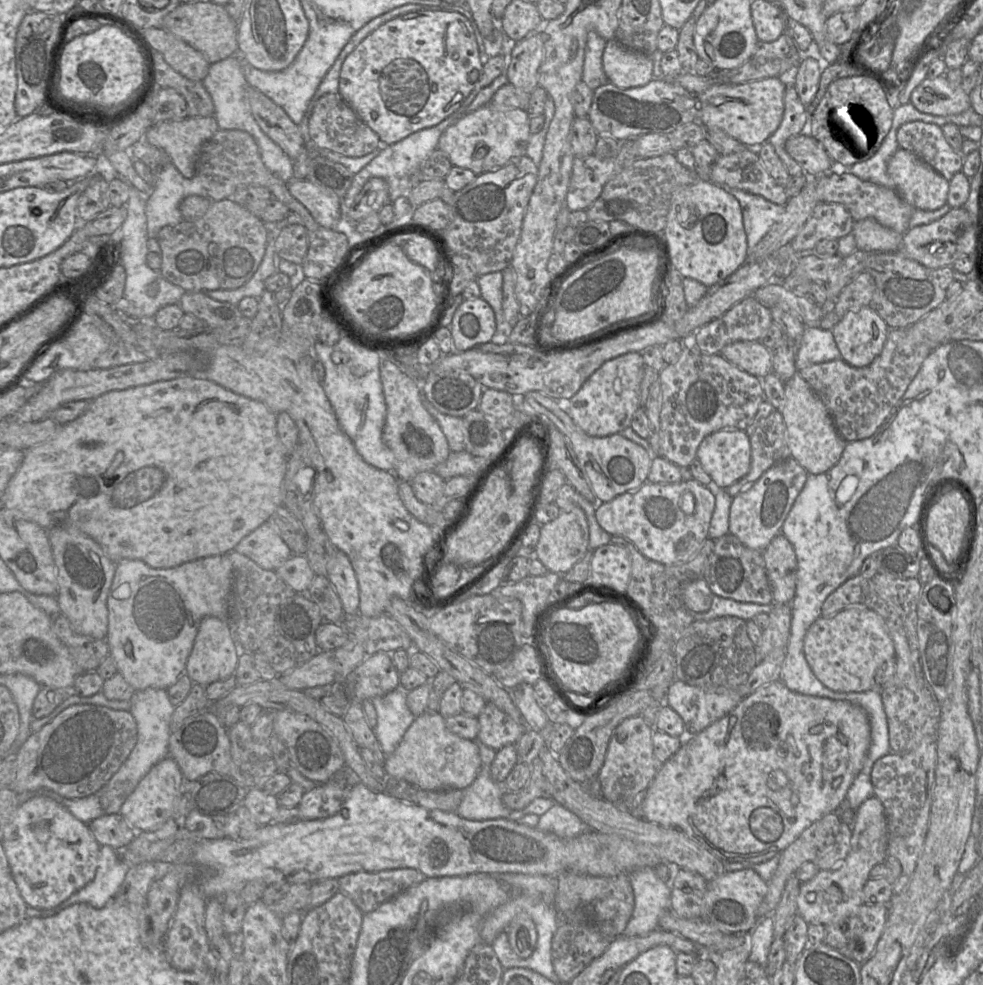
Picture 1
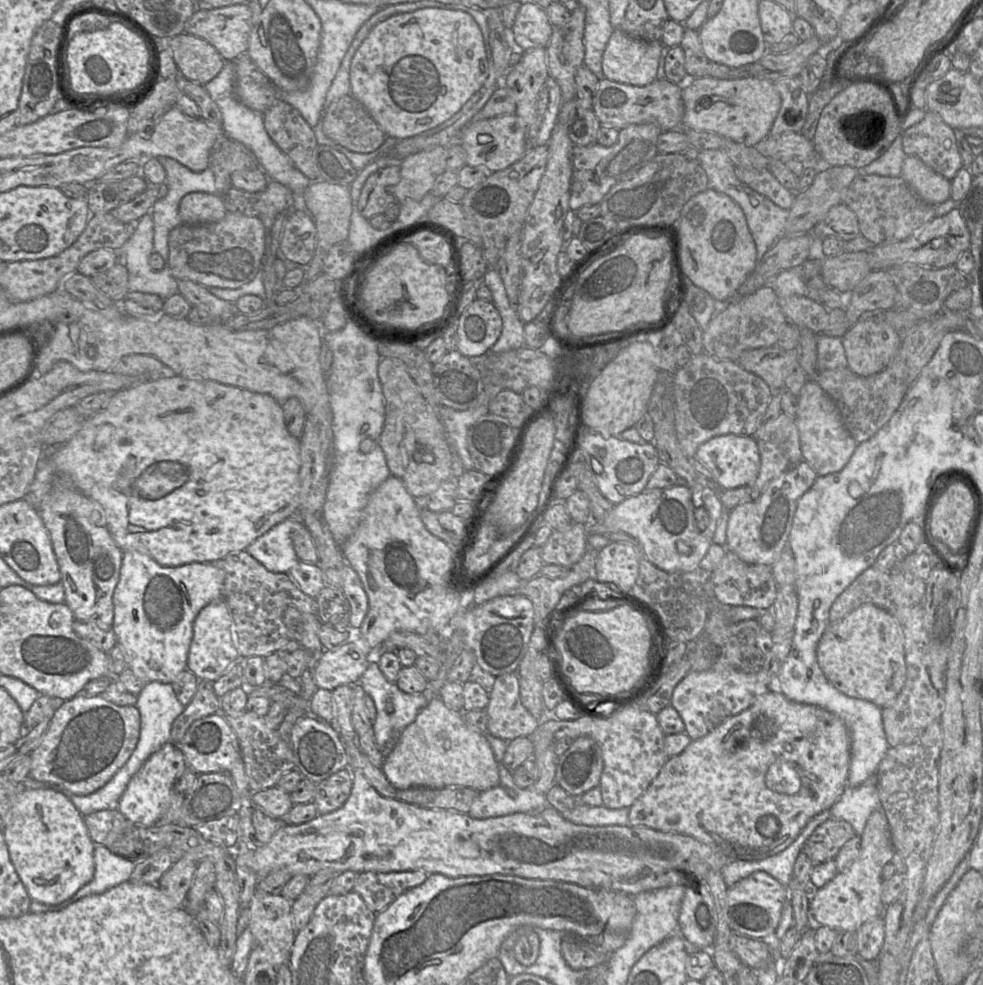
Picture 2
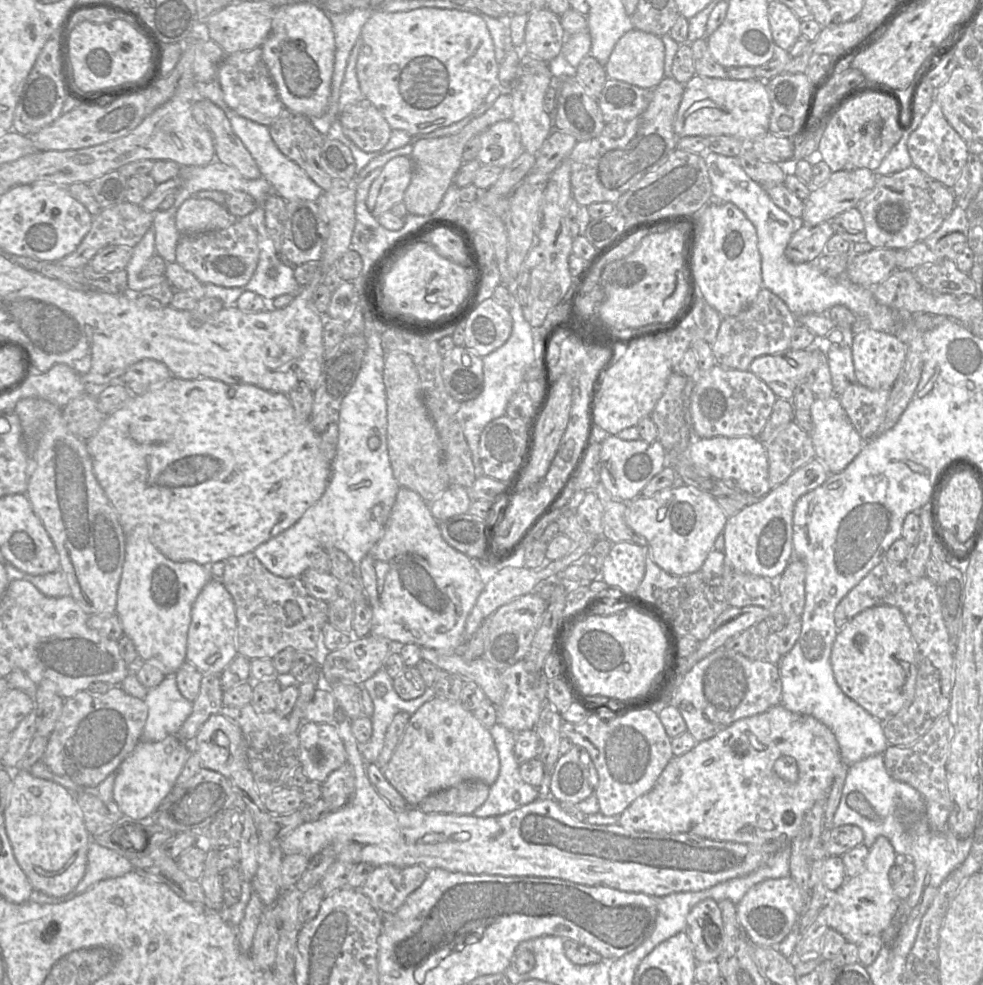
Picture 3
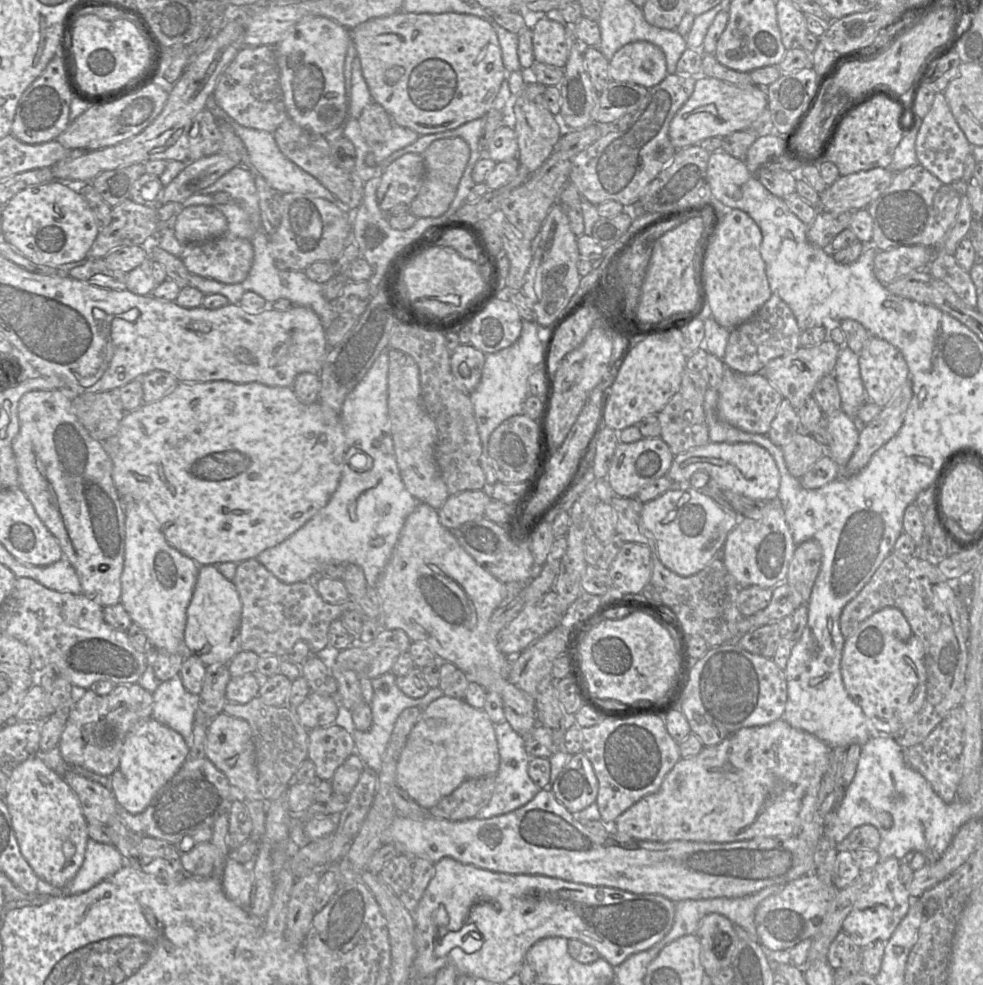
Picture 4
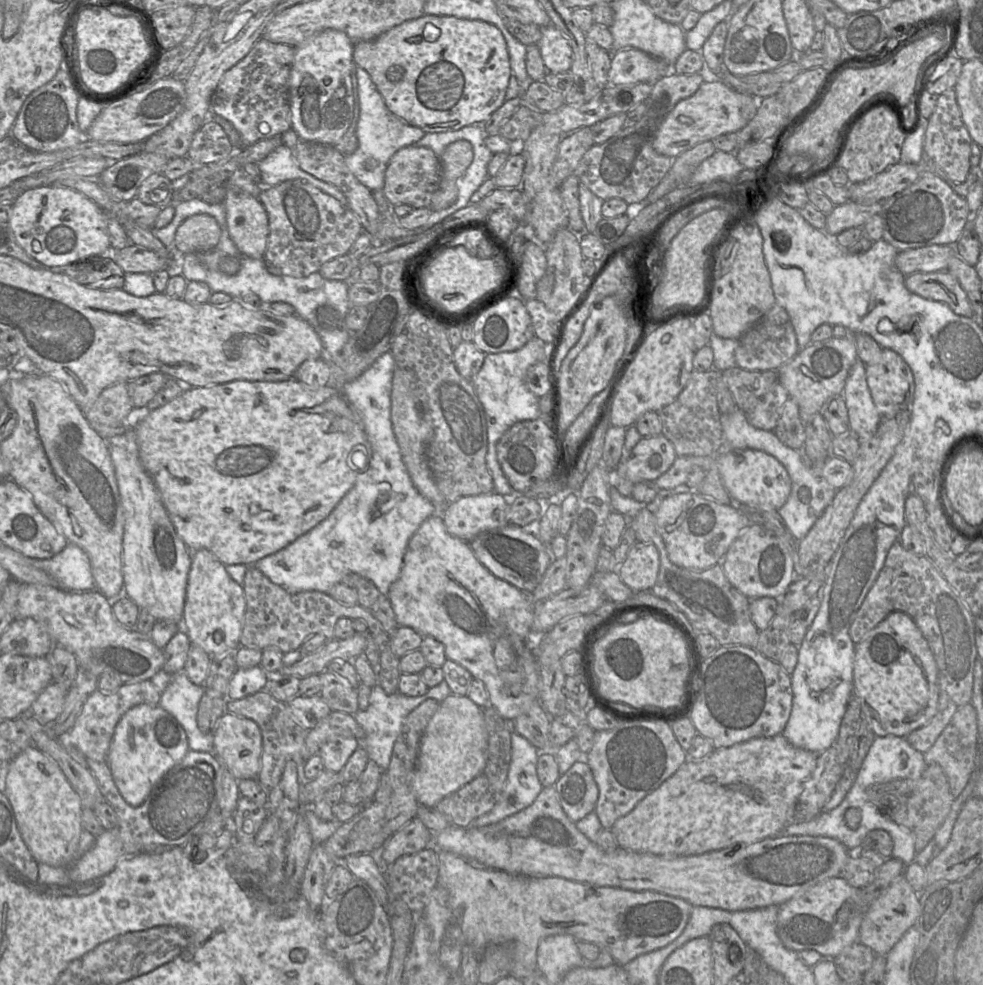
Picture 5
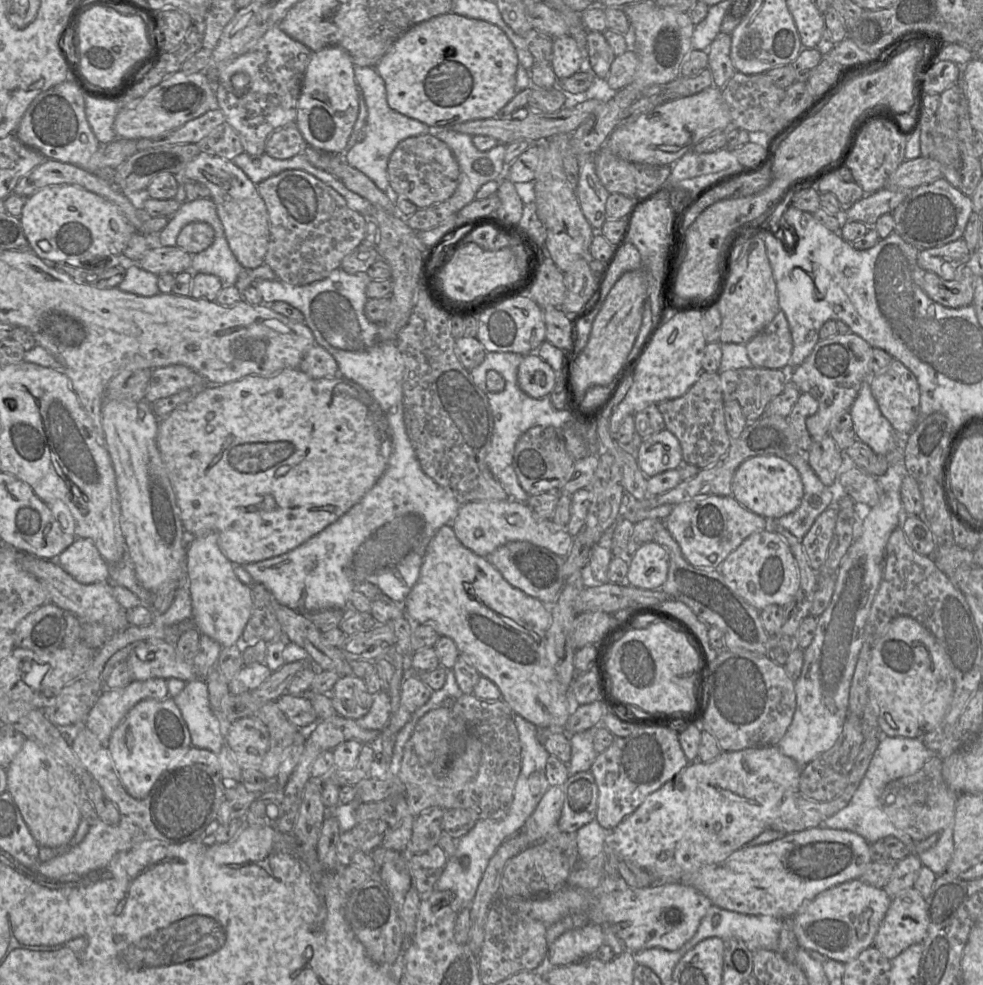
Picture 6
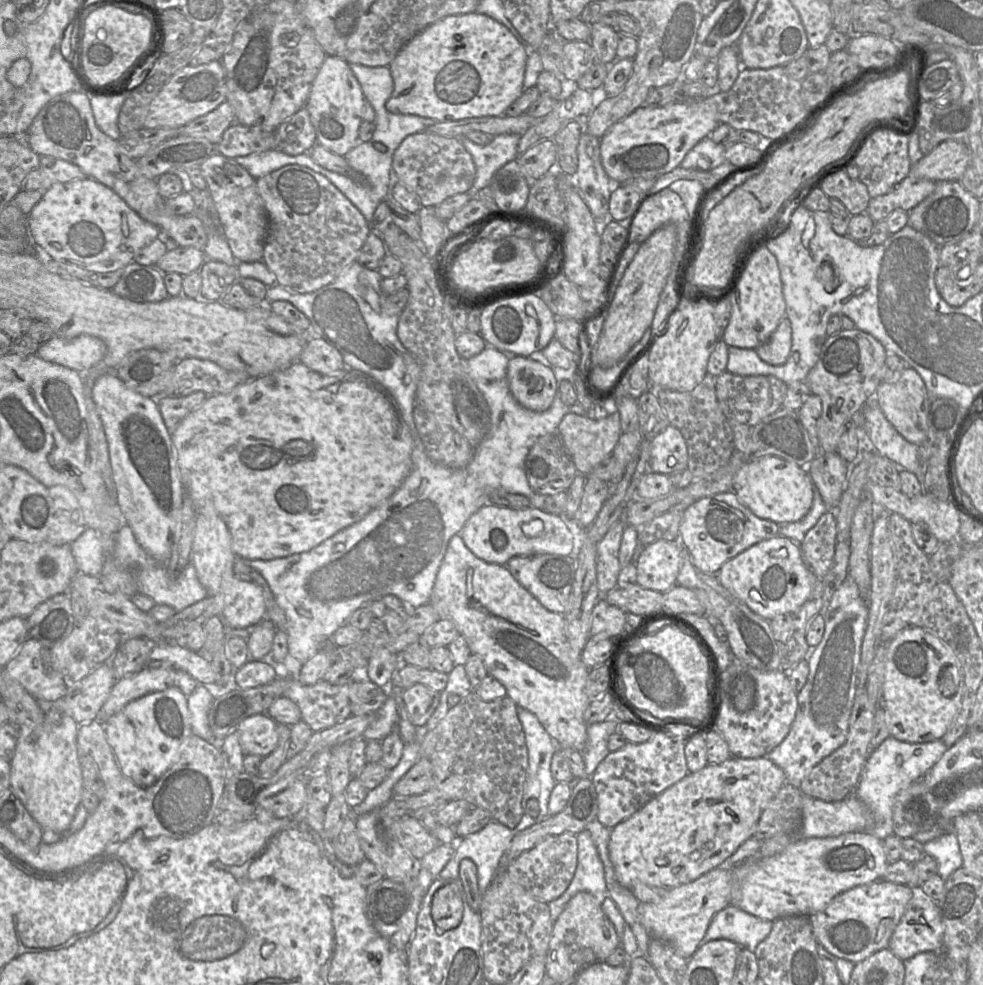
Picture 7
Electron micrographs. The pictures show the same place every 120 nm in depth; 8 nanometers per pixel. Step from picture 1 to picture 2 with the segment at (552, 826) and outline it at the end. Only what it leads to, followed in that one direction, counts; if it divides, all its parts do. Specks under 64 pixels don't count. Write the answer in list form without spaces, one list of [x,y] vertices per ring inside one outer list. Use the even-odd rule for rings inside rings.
[[[578,799],[578,805],[572,810],[561,812],[568,821],[586,826],[625,826],[629,825],[629,809],[609,809],[604,805],[589,806]]]

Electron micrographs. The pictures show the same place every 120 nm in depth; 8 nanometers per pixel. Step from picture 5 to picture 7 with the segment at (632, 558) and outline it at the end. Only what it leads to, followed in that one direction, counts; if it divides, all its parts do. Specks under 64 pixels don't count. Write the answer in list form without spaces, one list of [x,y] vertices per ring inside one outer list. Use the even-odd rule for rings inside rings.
[[[658,540],[646,545],[635,566],[637,584],[664,593],[677,585],[683,563],[683,545],[679,541]]]

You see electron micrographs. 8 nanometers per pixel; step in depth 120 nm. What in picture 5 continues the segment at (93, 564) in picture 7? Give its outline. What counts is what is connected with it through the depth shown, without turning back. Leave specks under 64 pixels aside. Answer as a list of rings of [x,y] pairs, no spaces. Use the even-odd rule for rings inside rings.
[[[68,543],[61,552],[52,558],[34,559],[32,564],[45,571],[57,587],[63,590],[82,592],[95,589],[89,558],[74,543]]]

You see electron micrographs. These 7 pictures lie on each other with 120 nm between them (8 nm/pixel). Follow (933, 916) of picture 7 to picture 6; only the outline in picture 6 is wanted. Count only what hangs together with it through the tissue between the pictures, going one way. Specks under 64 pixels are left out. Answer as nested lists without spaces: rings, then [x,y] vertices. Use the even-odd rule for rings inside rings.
[[[909,888],[892,898],[873,946],[891,960],[912,944],[922,943],[928,924],[925,899],[916,889]]]

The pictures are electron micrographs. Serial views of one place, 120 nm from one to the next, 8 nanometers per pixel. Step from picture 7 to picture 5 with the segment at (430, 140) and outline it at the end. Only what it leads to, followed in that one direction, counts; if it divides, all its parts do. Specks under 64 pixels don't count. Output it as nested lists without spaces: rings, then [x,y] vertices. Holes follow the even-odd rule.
[[[409,145],[399,149],[390,159],[386,171],[383,193],[392,204],[407,204],[413,208],[428,207],[439,188],[442,177],[441,159],[432,149]]]

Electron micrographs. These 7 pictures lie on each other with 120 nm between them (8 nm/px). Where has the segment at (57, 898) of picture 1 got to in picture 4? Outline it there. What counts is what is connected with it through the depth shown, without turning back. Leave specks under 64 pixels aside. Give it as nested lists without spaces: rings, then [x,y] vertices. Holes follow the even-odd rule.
[[[42,754],[32,756],[8,772],[4,796],[20,852],[39,879],[61,888],[70,882],[80,869],[86,851],[87,821],[78,797],[61,775],[51,770],[42,760]]]

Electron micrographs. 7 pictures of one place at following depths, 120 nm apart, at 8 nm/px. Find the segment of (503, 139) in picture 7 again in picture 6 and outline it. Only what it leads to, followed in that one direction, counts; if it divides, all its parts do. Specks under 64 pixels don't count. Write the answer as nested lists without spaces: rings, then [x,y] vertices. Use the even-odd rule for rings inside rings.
[[[435,127],[432,128],[432,131],[437,138],[447,144],[459,165],[458,186],[453,195],[447,199],[453,214],[457,214],[475,199],[475,195],[482,185],[489,181],[500,181],[503,178],[507,168],[504,162],[506,144],[498,143],[492,149],[482,152],[473,144],[471,135],[456,132],[449,127]]]

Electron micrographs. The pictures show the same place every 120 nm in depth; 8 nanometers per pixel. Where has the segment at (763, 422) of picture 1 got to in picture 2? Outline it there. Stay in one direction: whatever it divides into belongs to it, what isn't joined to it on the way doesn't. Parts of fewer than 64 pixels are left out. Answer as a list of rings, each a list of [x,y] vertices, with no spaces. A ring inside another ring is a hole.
[[[783,412],[777,417],[769,419],[766,423],[761,421],[753,436],[757,441],[760,453],[760,471],[753,485],[724,490],[720,493],[719,499],[728,511],[732,511],[740,504],[758,499],[773,479],[803,460],[799,432],[794,418],[790,418]]]

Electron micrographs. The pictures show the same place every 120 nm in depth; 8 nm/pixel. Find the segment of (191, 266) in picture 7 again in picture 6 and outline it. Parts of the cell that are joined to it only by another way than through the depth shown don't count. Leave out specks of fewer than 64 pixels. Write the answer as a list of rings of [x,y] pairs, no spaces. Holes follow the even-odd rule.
[[[178,246],[151,247],[137,263],[157,276],[164,273],[176,275],[191,269],[192,255]]]

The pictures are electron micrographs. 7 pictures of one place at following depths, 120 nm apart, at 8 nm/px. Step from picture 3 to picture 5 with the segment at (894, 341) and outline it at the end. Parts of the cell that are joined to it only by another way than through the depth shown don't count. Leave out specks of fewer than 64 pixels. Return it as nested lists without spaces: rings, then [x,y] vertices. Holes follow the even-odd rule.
[[[883,348],[880,361],[866,365],[867,384],[874,404],[882,417],[894,417],[897,413],[910,410],[915,391],[913,373],[905,360],[895,351]]]

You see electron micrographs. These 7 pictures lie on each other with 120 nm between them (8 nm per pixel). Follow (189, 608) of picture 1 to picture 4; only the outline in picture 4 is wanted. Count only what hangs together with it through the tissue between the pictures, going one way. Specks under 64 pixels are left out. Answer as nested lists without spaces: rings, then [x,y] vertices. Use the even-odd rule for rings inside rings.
[[[123,501],[125,551],[120,603],[133,623],[144,630],[150,646],[158,652],[185,652],[186,611],[200,566],[166,541],[159,522],[145,502]]]

